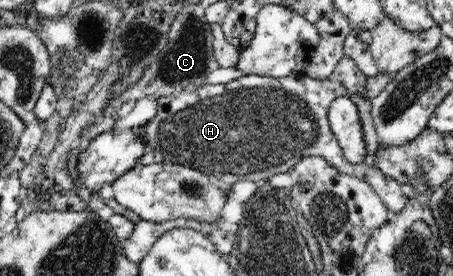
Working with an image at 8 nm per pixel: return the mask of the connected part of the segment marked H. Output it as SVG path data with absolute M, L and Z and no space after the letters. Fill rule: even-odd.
M249 75L193 90L155 94L153 98L157 100L157 114L151 122L139 126L137 133L146 149L159 150L165 164L174 163L202 171L217 187L244 180L257 182L289 172L303 158L319 156L339 173L369 184L389 211L399 214L409 204L401 186L375 167L379 138L371 114L372 100L350 93L331 77L288 76L274 79ZM333 101L348 101L359 112L365 158L358 164L346 160L329 128L328 110Z

